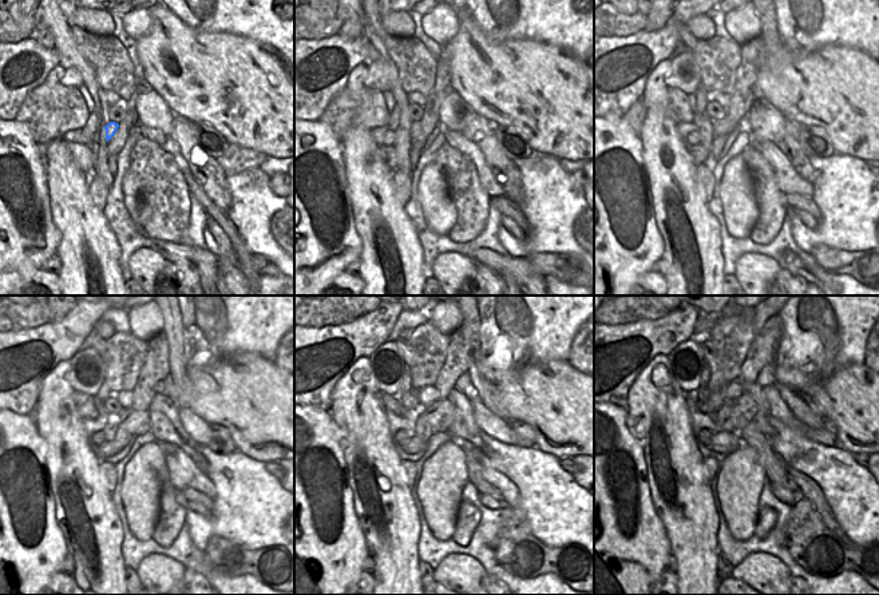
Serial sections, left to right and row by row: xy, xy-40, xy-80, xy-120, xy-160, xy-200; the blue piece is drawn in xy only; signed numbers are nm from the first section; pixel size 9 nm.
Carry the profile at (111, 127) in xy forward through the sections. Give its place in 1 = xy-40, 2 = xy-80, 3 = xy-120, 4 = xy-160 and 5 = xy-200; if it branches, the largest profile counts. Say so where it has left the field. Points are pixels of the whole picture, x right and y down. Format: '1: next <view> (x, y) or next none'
1: next xy-40 (415, 130)
2: next xy-80 (720, 127)
3: next xy-120 (135, 421)
4: next xy-160 (439, 415)
5: next xy-200 (743, 409)

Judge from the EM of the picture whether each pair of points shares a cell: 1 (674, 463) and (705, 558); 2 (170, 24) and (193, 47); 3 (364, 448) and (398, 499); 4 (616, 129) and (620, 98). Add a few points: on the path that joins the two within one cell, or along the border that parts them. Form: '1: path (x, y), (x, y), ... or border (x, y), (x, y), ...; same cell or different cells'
1: path (680, 487), (693, 534); same cell
2: path (175, 30), (187, 42); same cell
3: path (372, 460), (377, 468), (379, 480), (385, 487); same cell
4: border (608, 115), (621, 116); different cells

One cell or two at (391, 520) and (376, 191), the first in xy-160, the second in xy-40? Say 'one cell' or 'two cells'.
one cell

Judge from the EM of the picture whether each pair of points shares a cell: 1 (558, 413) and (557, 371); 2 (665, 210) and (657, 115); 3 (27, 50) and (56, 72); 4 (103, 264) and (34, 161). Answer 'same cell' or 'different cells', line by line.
1: same cell
2: same cell
3: different cells
4: different cells

